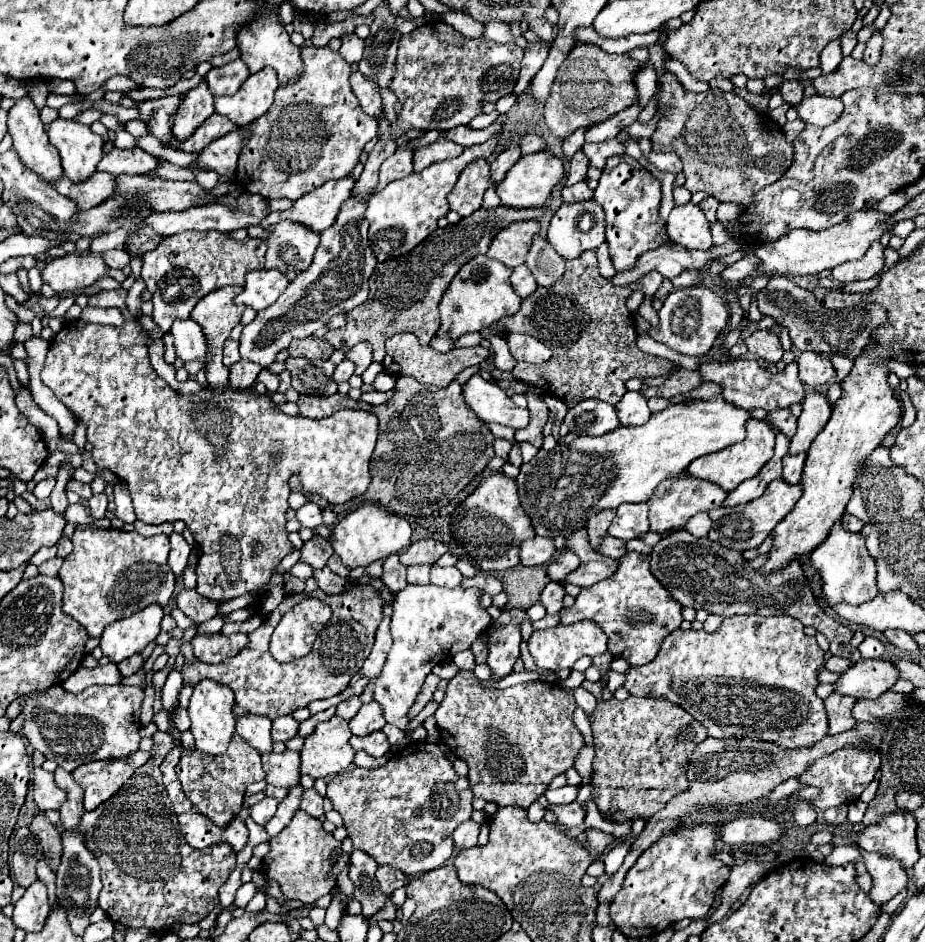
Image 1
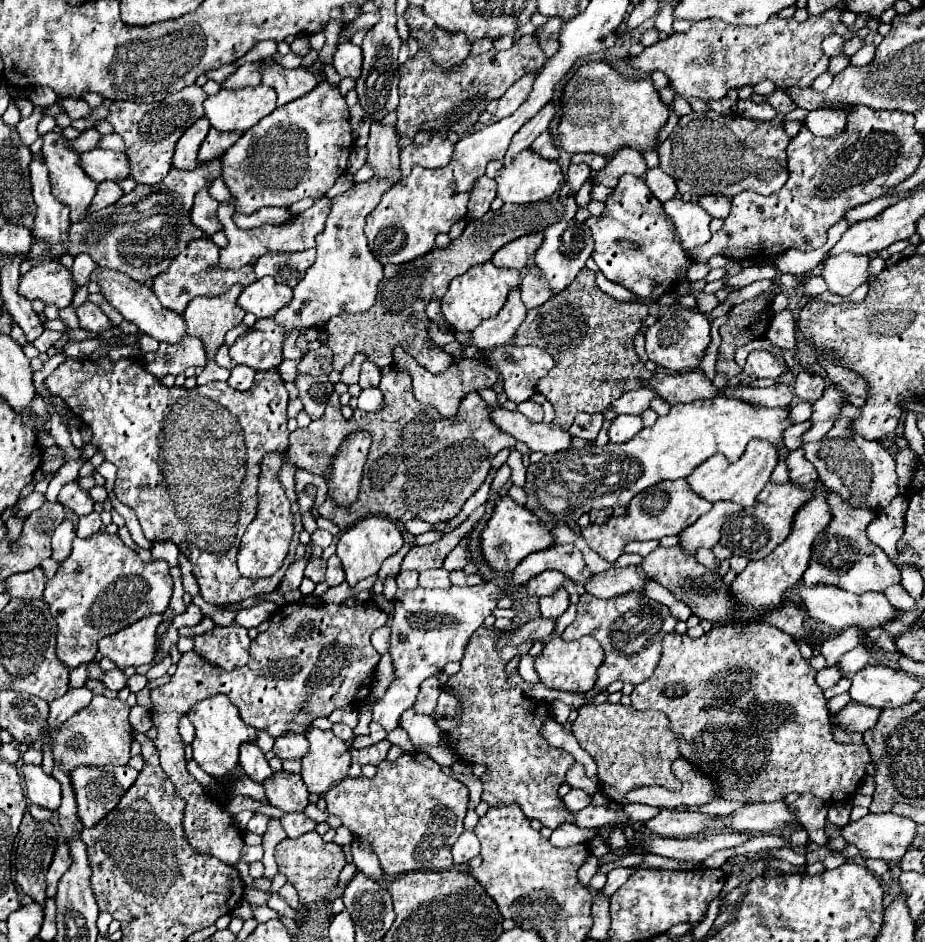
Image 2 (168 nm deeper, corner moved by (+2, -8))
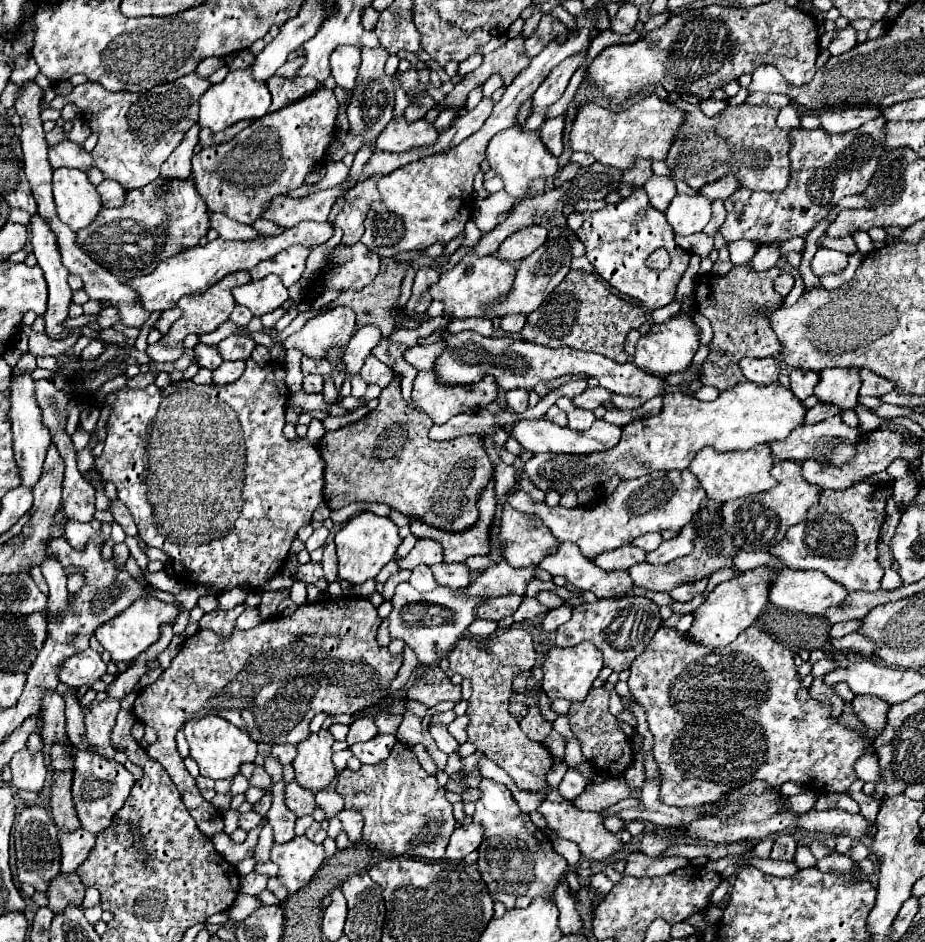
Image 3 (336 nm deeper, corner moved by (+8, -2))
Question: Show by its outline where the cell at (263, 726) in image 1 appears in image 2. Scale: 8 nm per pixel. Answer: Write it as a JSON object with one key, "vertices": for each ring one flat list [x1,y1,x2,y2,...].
{"vertices":[[255,743,241,745,239,765,245,771,245,775,249,779,253,779,255,783,263,783,265,779,269,779,273,775,273,771,271,771,271,767,269,767,263,751]]}

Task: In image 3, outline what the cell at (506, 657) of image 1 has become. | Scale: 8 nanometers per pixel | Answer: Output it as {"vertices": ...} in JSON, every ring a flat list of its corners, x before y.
{"vertices":[[561,605,561,607,551,609,551,611,547,611,547,613,543,615,541,627,543,627,545,631,555,631,559,625,563,625,565,621,569,621,569,617,571,617,571,607]]}

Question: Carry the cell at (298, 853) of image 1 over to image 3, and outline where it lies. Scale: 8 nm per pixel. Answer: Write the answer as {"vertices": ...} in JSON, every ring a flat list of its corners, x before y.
{"vertices":[[299,835,287,843,273,843,271,849,271,861,279,865,277,879,289,889,289,893,303,889,319,871,325,857,323,845,313,843,305,835]]}

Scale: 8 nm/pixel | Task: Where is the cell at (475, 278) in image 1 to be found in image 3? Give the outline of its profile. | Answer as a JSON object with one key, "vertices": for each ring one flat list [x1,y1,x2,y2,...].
{"vertices":[[473,253,465,255,451,271,445,271,439,281,431,287,431,297,437,297,445,303,445,311,453,311,453,317,467,319,467,317,485,317,485,307,489,303,499,303,513,287,515,267,507,261,497,259,495,255,475,257]]}

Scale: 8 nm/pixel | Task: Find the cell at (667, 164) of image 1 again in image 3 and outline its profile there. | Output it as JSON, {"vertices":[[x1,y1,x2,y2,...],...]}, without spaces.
{"vertices":[[653,175,643,189,647,191,649,203,653,207,657,207,659,211,665,211,669,201,675,197,675,181,671,177,661,177,661,175]]}

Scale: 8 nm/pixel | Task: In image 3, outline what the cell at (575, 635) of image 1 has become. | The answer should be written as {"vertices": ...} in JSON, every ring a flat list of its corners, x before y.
{"vertices":[[579,643,575,647,553,647,545,653,543,661,545,677,541,681,541,687,549,699,563,697,567,701,583,701,601,669,603,669,603,655,601,651,597,651,597,647,589,643]]}

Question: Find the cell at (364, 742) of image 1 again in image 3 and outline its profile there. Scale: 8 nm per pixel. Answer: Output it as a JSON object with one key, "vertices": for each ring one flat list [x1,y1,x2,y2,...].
{"vertices":[[375,735,373,741,355,743,349,749,361,763,373,765,373,763,379,763,381,759,385,759,395,743,397,743,397,739,393,735]]}

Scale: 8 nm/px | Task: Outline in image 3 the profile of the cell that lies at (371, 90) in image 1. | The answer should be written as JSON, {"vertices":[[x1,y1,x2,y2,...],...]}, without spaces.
{"vertices":[[373,175,369,179,357,181,355,187,349,189,345,207,335,219,335,223,343,229,343,243,353,245,361,239,363,221,365,221,365,213,369,209,369,203,379,199,379,191,377,191,379,179,381,179,381,175]]}

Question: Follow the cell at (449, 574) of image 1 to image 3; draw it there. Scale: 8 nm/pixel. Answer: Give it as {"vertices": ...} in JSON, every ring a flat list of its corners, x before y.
{"vertices":[[417,565,413,569,413,575,409,579,409,583,417,589,417,591,433,591,437,587,437,581,433,579,433,573,427,565]]}

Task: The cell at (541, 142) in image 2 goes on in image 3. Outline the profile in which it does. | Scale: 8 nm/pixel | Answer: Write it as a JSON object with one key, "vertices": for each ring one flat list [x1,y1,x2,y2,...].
{"vertices":[[559,115,555,119,545,119,545,123,539,129,539,137,545,143,545,147,555,157,559,157,563,151,563,141,561,141,561,137,563,137,563,115]]}

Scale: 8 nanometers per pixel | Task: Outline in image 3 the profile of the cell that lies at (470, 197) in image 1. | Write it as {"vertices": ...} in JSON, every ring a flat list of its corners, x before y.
{"vertices":[[489,169,487,173,485,173,485,179,483,179,483,183,485,183,485,189,489,191,489,193,497,193,497,191,501,191,503,189,503,183,501,183,501,179]]}

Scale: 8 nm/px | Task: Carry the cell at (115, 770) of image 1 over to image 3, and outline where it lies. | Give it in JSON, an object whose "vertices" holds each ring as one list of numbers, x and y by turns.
{"vertices":[[77,751,73,759,71,795,81,827,85,827,91,833,99,833,101,829,105,829,111,823,113,815,119,811,119,807,123,807,133,783,135,777,121,763,113,759,105,759,91,751]]}

